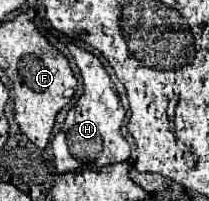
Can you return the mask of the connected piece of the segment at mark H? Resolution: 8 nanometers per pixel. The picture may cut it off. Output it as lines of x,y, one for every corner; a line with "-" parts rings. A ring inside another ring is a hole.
69,44
67,48
81,70
83,96
79,98
77,106
73,110
69,110
63,128
57,132
57,136
51,142
57,172
65,174
65,172
77,172
83,168
103,168
113,162
129,160
131,146
121,136
125,108
115,92
115,84
111,82
107,70
103,68
103,64
99,62
99,58
95,54
83,50
75,44
-
85,164
93,164
93,166
85,166

